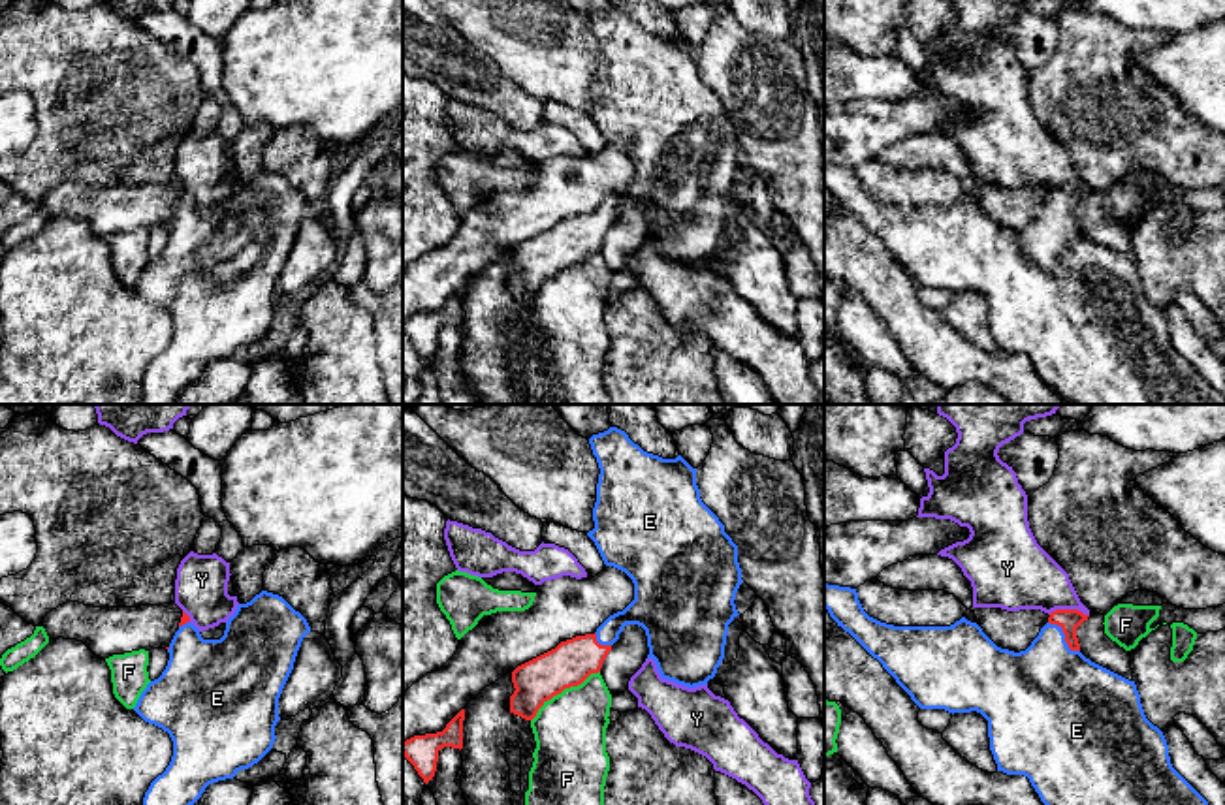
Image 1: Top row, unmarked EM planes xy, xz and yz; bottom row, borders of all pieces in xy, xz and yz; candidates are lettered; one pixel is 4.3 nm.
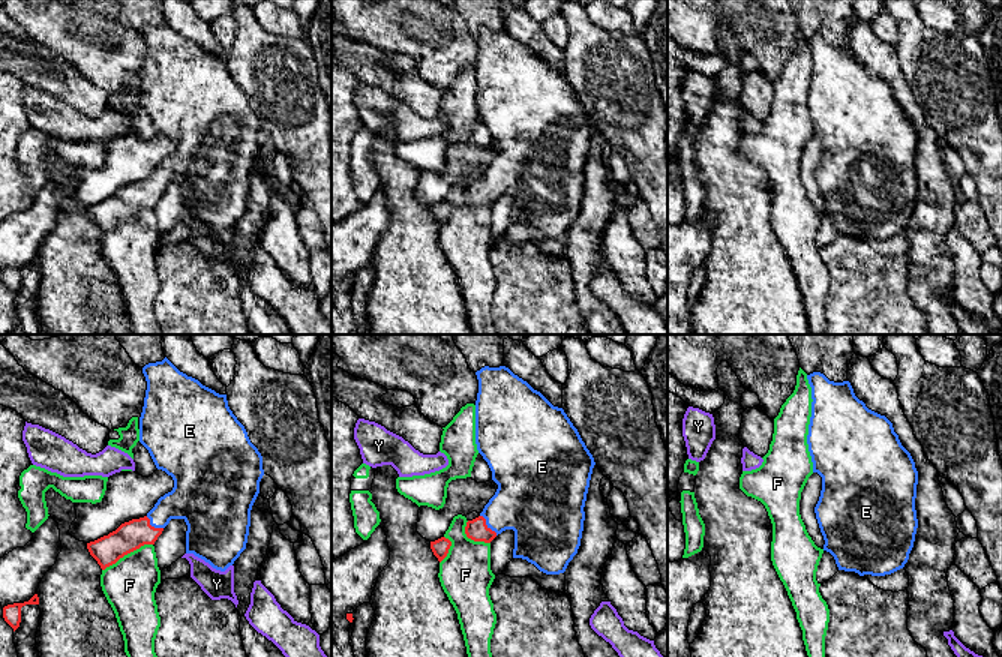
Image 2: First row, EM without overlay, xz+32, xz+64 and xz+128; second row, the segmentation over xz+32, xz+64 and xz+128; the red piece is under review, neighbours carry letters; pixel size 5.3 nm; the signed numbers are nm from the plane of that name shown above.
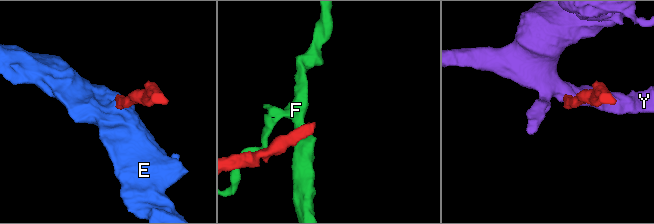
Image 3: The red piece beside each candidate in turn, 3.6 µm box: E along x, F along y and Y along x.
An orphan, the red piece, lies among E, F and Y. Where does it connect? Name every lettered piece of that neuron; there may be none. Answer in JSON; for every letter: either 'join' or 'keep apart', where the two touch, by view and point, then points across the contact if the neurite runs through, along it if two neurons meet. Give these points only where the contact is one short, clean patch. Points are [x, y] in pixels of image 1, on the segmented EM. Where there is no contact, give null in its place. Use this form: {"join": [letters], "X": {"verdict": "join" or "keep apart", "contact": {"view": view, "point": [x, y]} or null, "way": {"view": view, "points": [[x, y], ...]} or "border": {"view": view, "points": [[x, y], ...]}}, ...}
{"join": ["E"], "E": {"verdict": "join", "contact": {"view": "yz", "point": [1065, 638]}, "way": {"view": "yz", "points": [[1069, 619], [1065, 623], [1065, 638], [1054, 653], [1050, 694]]}}, "F": {"verdict": "keep apart", "contact": {"view": "xz", "point": [563, 689]}, "border": {"view": "xz", "points": [[599, 670], [554, 694], [531, 721]]}}, "Y": {"verdict": "keep apart", "contact": {"view": "yz", "point": [1069, 610]}, "border": {"view": "yz", "points": [[1049, 614], [1077, 610], [1088, 615]]}}}

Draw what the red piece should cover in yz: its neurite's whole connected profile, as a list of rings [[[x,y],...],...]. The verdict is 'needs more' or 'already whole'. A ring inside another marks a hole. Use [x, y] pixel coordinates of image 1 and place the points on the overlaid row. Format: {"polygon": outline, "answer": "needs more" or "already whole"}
{"polygon": [[[824,585],[824,608],[920,709],[948,713],[977,711],[988,720],[990,750],[997,771],[1024,775],[1044,805],[1208,805],[1172,767],[1163,732],[1142,709],[1135,681],[1129,681],[1080,653],[1076,628],[1088,621],[1078,609],[1056,609],[1026,651],[997,647],[977,623],[962,617],[950,626],[894,626],[869,617],[856,589]]], "answer": "needs more"}

